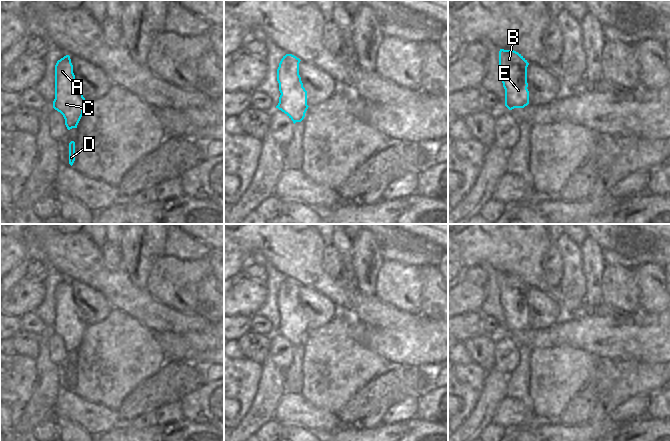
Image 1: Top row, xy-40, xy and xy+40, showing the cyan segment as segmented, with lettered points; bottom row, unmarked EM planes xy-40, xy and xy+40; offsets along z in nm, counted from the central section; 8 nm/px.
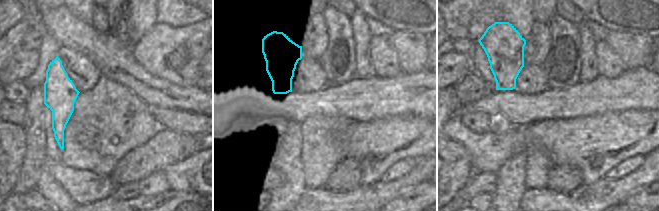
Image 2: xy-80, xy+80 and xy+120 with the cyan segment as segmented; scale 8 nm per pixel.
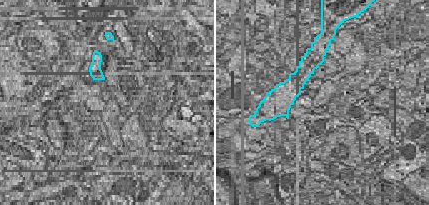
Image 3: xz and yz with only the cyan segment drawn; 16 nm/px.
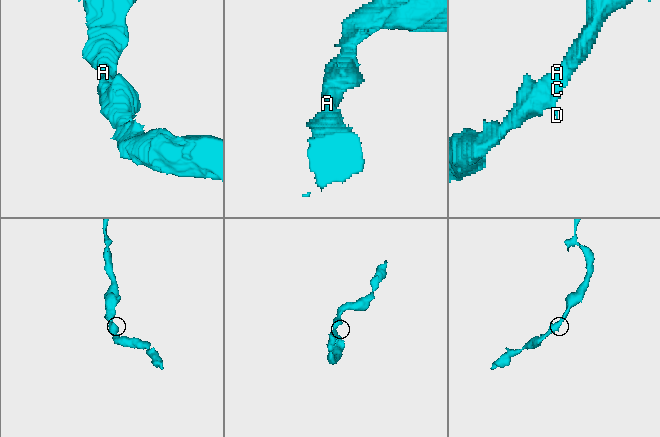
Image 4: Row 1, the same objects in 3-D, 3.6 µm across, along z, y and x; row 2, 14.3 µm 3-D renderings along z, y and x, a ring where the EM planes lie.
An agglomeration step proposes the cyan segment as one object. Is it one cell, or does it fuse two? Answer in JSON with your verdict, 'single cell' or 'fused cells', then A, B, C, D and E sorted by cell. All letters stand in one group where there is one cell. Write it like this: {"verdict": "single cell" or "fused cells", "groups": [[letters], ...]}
{"verdict": "single cell", "groups": [["A", "B", "C", "D", "E"]]}

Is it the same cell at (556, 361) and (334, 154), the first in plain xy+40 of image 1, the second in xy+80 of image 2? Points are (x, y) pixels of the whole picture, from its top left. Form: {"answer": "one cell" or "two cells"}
{"answer": "one cell"}

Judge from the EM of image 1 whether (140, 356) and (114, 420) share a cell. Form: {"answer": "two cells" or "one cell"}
{"answer": "two cells"}

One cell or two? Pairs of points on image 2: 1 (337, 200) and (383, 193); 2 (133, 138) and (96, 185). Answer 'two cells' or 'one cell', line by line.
1: one cell
2: two cells

